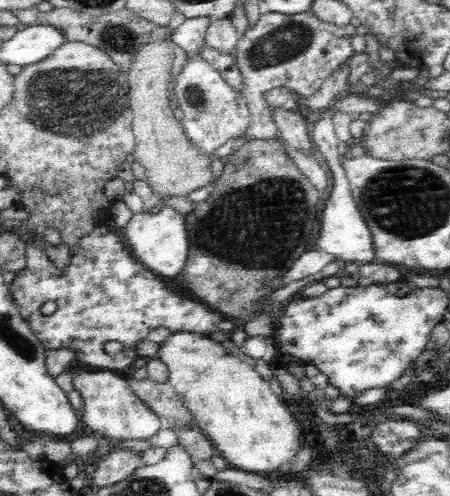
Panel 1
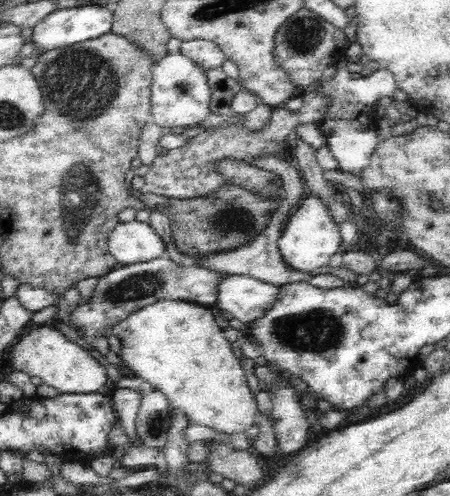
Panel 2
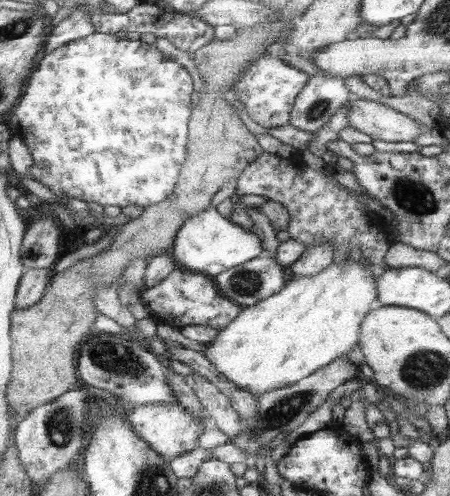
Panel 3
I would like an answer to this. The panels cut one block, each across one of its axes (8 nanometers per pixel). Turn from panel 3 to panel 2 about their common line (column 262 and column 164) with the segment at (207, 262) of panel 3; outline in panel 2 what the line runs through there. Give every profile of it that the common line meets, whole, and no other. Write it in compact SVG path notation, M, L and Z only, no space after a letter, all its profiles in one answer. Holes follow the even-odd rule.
M118 222L108 242L110 254L120 266L132 266L140 262L152 262L168 256L164 240L156 234L150 222Z

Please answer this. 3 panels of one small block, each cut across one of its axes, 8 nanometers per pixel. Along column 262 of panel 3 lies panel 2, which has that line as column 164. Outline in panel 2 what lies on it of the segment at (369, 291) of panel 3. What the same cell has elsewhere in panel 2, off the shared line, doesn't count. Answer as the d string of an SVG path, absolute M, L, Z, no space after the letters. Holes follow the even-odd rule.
M156 302L152 306L146 306L144 310L138 310L130 318L116 322L110 328L110 334L116 334L122 338L122 350L120 360L122 366L128 368L134 376L142 376L150 384L154 384L156 392L162 392L172 406L188 414L192 424L198 424L202 428L222 432L222 434L242 434L250 430L256 424L258 414L258 402L256 394L252 392L244 366L240 364L240 358L234 354L230 342L224 336L224 328L220 328L214 318L216 310L196 306L190 302Z

